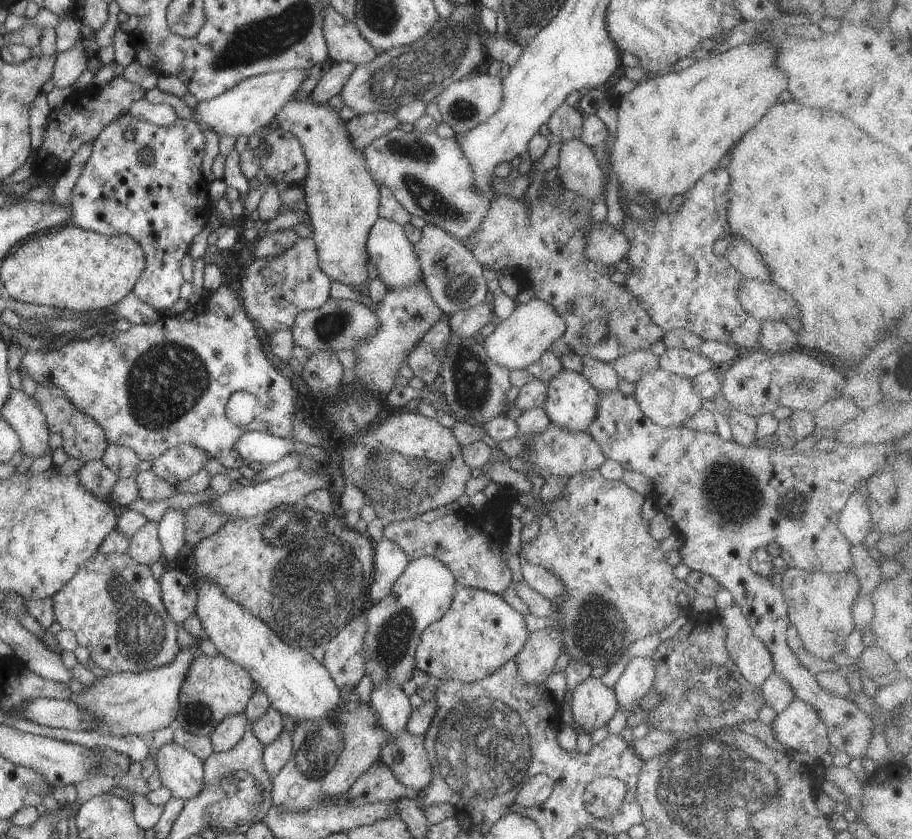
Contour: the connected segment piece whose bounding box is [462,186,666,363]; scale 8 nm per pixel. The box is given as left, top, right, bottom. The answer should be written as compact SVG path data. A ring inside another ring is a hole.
M566 188L560 189L558 199L550 199L542 190L531 206L522 200L512 200L508 196L493 197L491 207L476 233L469 236L464 246L472 251L480 264L492 266L501 273L505 267L515 267L520 289L536 287L535 298L549 302L566 321L565 334L551 345L550 350L558 358L564 353L575 352L578 356L590 355L604 362L614 362L619 356L632 351L646 350L663 340L666 332L650 318L642 303L631 296L631 292L622 284L610 281L606 265L599 265L583 255L587 237L583 234L586 227L593 223L590 208L592 199L584 199Z

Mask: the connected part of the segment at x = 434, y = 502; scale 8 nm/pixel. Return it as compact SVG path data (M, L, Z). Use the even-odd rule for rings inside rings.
M392 410L392 412L385 412L380 416L376 423L372 423L366 433L362 435L354 435L353 437L348 437L347 439L341 439L341 469L343 471L343 476L346 482L355 484L362 492L365 494L366 502L375 508L375 514L380 520L384 521L385 524L391 523L392 521L400 521L404 519L416 520L421 514L428 510L435 509L439 506L444 506L448 503L457 501L462 494L465 494L465 484L466 481L471 477L471 468L463 461L463 456L461 453L462 445L456 440L452 429L445 428L437 419L431 417L425 417L416 411L399 411Z

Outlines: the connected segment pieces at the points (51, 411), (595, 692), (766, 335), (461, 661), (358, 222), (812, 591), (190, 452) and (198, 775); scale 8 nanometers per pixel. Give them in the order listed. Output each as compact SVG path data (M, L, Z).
M38 385L33 397L45 414L49 431L62 436L63 448L70 457L87 463L104 456L109 444L104 429L91 416L79 411L62 389Z
M590 676L577 684L570 698L572 724L586 733L608 724L619 709L614 689L604 685L601 677Z
M762 321L759 344L760 350L769 353L785 353L799 348L799 336L784 321Z
M458 585L450 608L436 622L429 624L423 631L415 648L415 666L427 672L432 680L439 683L445 680L459 680L473 683L496 672L507 660L513 659L528 640L529 631L526 620L499 593L491 593L474 587Z
M310 95L304 99L292 98L278 109L275 120L282 131L291 132L301 144L307 158L308 170L302 182L305 190L304 207L311 220L312 238L317 246L320 268L330 277L331 282L339 280L351 288L368 280L368 266L366 239L370 229L379 219L380 191L373 174L367 167L365 152L357 149L349 134L346 122L340 119L338 111L329 103L315 103L310 100Z
M783 567L783 583L781 588L787 602L787 611L789 620L796 626L800 640L804 648L813 656L824 660L832 660L835 654L844 651L844 640L848 634L856 627L852 616L852 605L858 595L861 594L861 588L857 576L850 572L841 573L823 573L806 572L806 569L795 569Z
M180 443L163 452L154 462L152 470L171 485L194 476L208 462L210 456L193 444Z
M178 743L158 749L155 766L163 786L175 799L191 799L202 790L203 760Z

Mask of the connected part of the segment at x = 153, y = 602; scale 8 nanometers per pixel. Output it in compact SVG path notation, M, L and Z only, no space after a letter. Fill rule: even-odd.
M127 551L109 555L94 553L52 597L56 622L62 629L74 632L78 644L90 652L91 664L110 673L139 673L166 666L181 649L177 641L180 626L167 613L161 599L161 584L154 579L150 566L138 564Z

